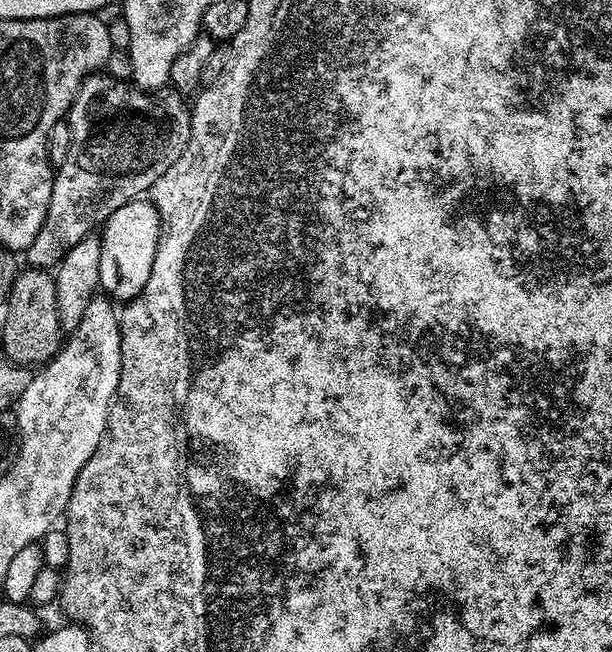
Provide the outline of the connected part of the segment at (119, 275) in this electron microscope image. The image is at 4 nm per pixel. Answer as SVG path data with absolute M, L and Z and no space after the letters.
M137 198L126 206L118 206L118 210L114 210L114 214L110 214L108 221L102 225L100 245L102 246L102 266L100 267L99 291L116 302L127 302L134 299L150 279L150 274L154 270L154 254L158 254L161 247L160 215L152 205L151 199Z

